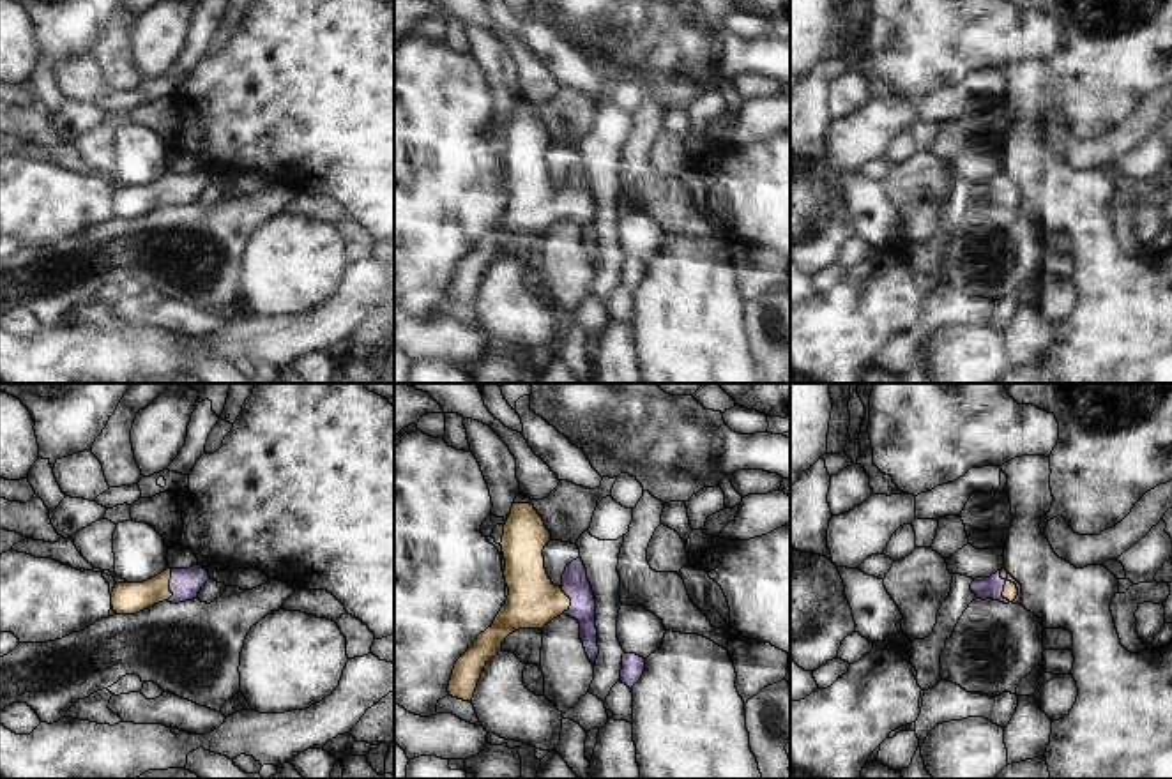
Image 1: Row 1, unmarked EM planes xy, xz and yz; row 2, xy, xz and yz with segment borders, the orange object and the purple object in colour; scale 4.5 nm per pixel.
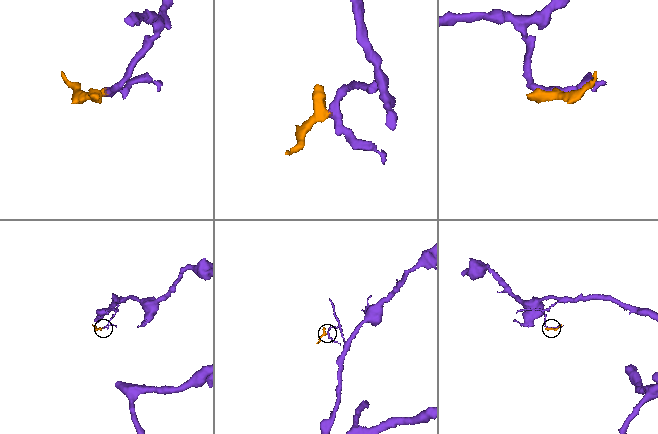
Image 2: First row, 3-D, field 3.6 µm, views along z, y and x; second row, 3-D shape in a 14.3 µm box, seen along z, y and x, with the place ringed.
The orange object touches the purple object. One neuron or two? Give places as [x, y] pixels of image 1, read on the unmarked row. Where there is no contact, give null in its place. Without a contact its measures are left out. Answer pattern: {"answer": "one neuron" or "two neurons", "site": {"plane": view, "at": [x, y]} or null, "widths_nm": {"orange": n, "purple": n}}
{"answer": "one neuron", "site": {"plane": "yz", "at": [1004, 193]}, "widths_nm": {"orange": 70, "purple": 100}}

